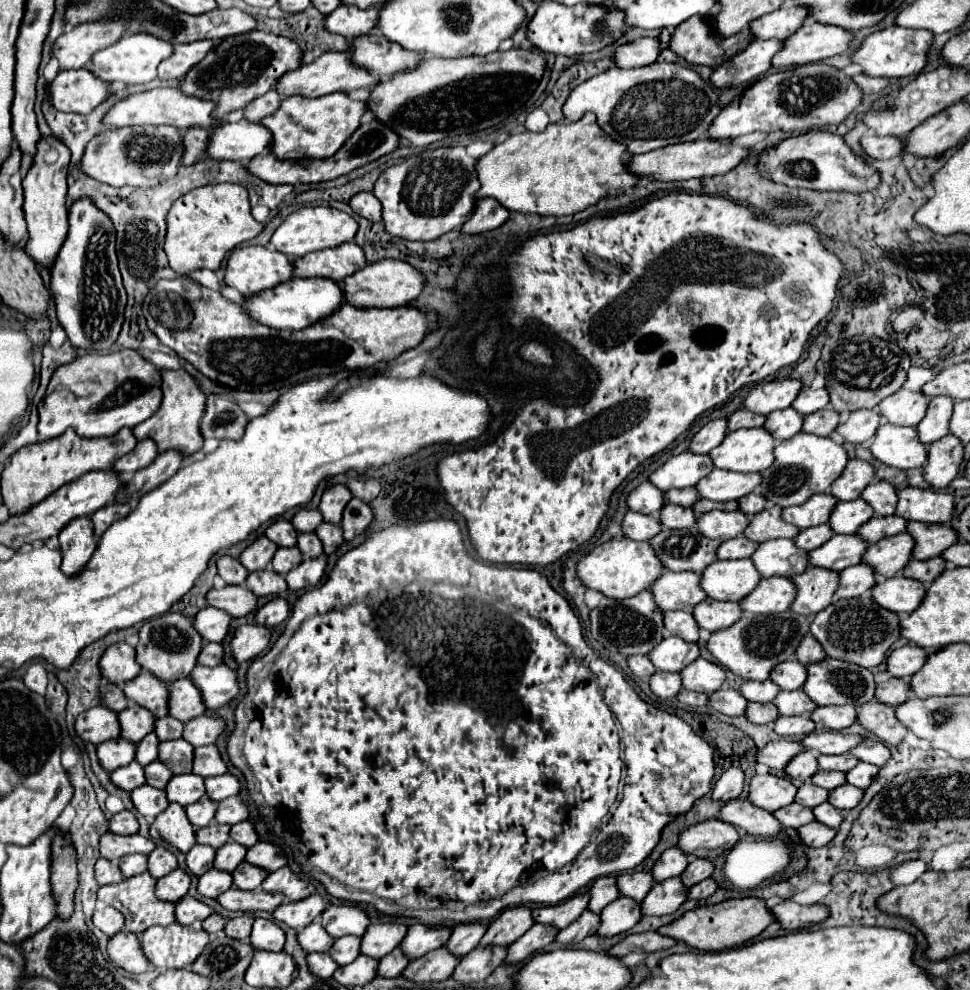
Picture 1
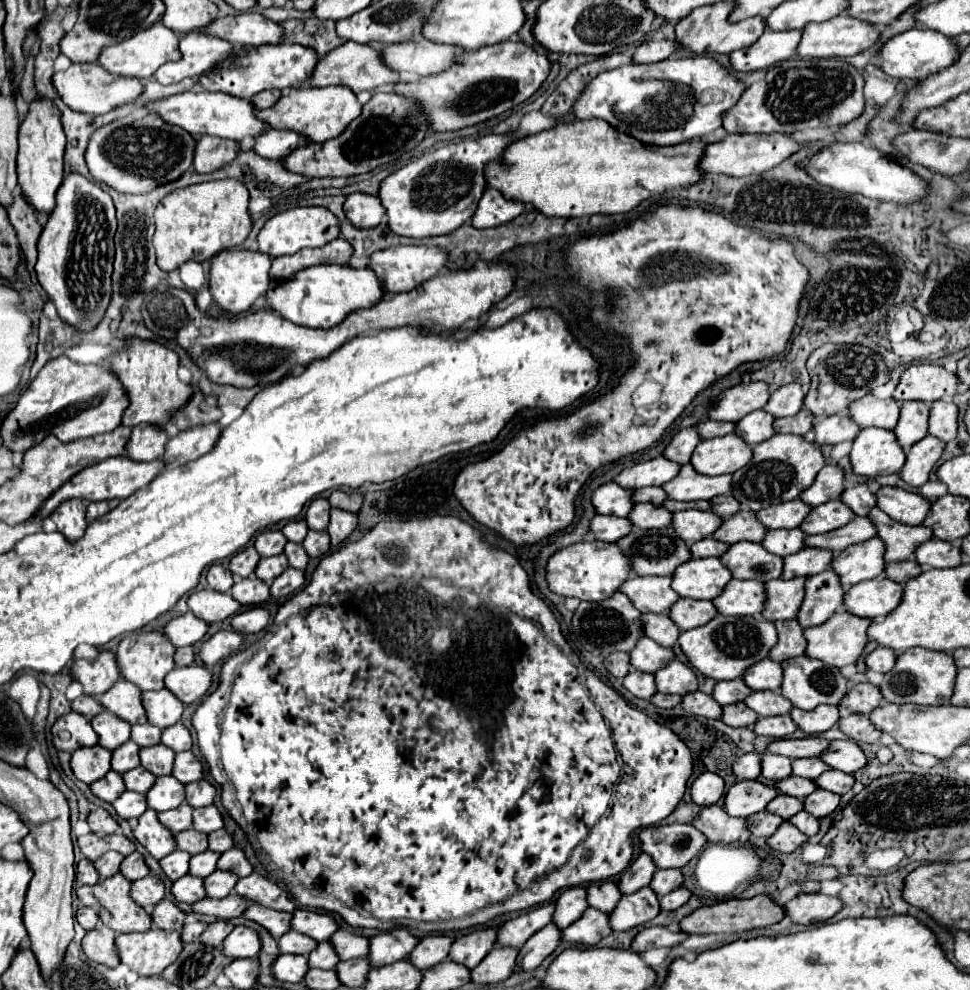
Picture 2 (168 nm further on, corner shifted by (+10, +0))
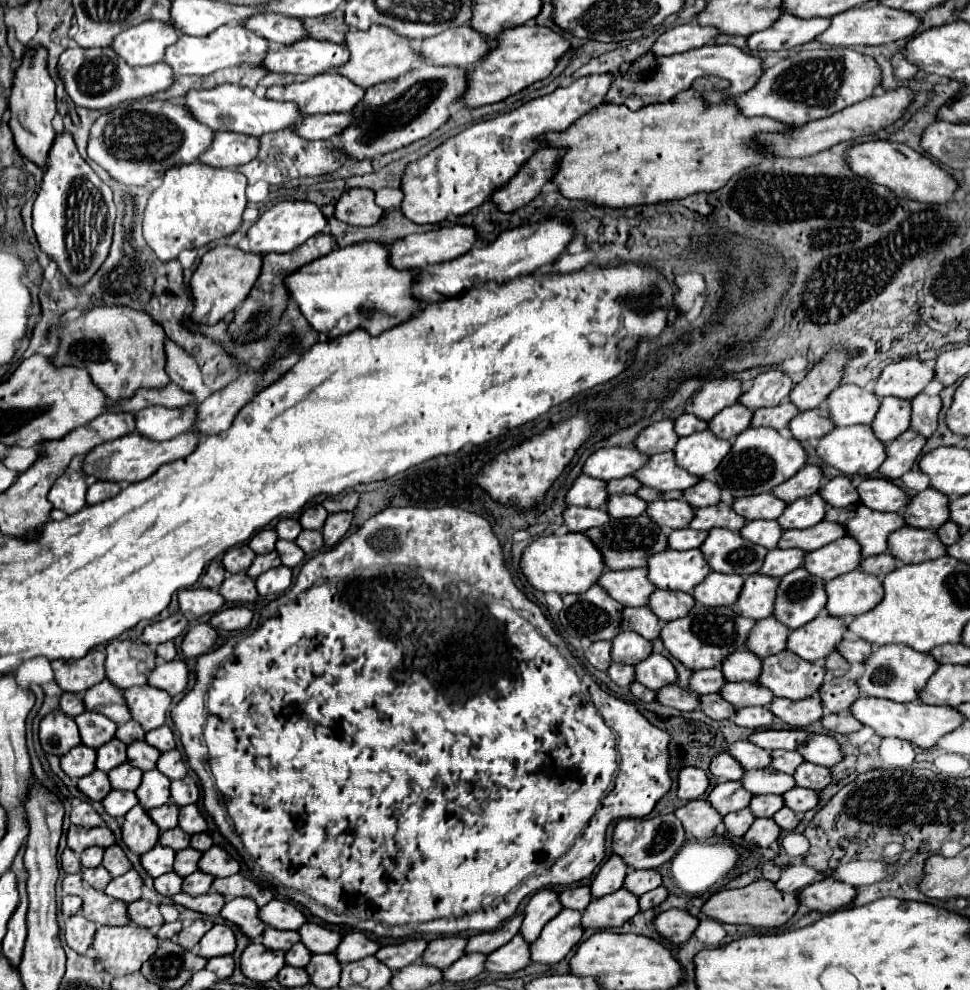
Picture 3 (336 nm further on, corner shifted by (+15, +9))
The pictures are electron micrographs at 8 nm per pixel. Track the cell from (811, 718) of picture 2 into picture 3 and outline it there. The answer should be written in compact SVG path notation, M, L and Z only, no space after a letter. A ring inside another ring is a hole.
M817 694L805 700L787 700L787 698L773 698L769 708L779 720L789 724L791 728L805 728L823 716L823 706Z

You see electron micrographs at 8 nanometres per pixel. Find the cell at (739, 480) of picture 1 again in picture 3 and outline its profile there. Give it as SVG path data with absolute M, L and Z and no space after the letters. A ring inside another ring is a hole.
M673 452L649 456L649 462L645 466L641 466L641 470L637 470L637 474L633 474L633 478L641 480L643 486L655 488L659 492L687 490L697 484L697 478L693 478L687 470L683 470L675 464Z

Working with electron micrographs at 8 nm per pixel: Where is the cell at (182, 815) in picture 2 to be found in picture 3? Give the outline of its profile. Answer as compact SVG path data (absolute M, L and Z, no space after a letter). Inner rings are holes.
M167 802L165 806L153 808L147 812L149 818L159 826L159 830L171 830L177 826L177 816L179 816L179 808L173 802Z

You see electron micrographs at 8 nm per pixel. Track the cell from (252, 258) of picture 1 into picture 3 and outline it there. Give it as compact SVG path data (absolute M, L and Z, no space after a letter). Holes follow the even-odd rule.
M217 246L203 254L197 270L191 276L191 296L193 296L193 312L191 320L195 324L217 324L229 312L233 312L251 292L255 280L259 278L261 256L253 252L241 252L239 248Z

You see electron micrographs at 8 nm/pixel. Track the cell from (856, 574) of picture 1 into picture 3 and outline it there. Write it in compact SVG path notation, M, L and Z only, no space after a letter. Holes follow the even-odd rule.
M797 568L779 580L773 618L789 630L795 630L811 622L825 608L825 602L825 582Z

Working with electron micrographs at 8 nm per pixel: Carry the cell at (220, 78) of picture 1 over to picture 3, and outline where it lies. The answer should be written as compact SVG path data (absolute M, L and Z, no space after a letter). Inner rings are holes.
M305 38L291 46L283 46L281 50L267 52L263 66L271 72L291 72L295 76L313 78L317 74L337 70L347 60L349 50L343 44Z

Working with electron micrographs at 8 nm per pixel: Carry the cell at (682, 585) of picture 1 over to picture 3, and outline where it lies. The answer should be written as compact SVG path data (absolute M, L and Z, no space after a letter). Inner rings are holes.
M631 568L631 570L605 570L597 584L611 594L621 606L645 606L649 594L655 590L647 580L647 568Z

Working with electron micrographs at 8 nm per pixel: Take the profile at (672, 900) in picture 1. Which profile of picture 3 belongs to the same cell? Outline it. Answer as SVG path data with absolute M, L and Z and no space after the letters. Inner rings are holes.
M617 890L609 896L601 896L593 900L585 910L581 924L583 928L613 928L623 926L629 918L633 918L639 912L637 908L637 896L633 896L627 890Z

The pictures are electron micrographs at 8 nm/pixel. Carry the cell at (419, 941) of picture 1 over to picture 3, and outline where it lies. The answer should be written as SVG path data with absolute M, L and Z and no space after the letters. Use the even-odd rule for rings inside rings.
M351 932L341 938L341 942L333 954L341 964L347 964L347 962L355 962L359 956L361 958L373 956L377 952L377 948L379 948L379 944L371 938L367 938L363 932Z

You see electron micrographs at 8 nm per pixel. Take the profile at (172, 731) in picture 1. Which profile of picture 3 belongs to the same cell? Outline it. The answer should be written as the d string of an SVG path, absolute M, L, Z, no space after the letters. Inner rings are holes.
M129 720L127 724L123 724L123 726L117 728L115 738L121 740L121 742L125 742L125 744L131 744L135 740L143 740L145 738L145 732L143 732L143 728L135 720Z

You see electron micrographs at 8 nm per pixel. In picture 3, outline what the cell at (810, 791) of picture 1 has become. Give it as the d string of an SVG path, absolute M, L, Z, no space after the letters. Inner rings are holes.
M753 796L749 802L749 810L755 818L771 818L779 808L783 808L781 796Z

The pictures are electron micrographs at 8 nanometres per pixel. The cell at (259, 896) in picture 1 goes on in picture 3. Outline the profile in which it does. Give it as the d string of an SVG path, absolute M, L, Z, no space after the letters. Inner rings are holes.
M215 890L203 894L203 896L189 896L185 892L179 892L173 896L173 902L179 904L179 906L185 906L189 910L195 910L199 914L205 914L205 916L215 916L221 906L225 904L225 898L221 894L215 894Z

